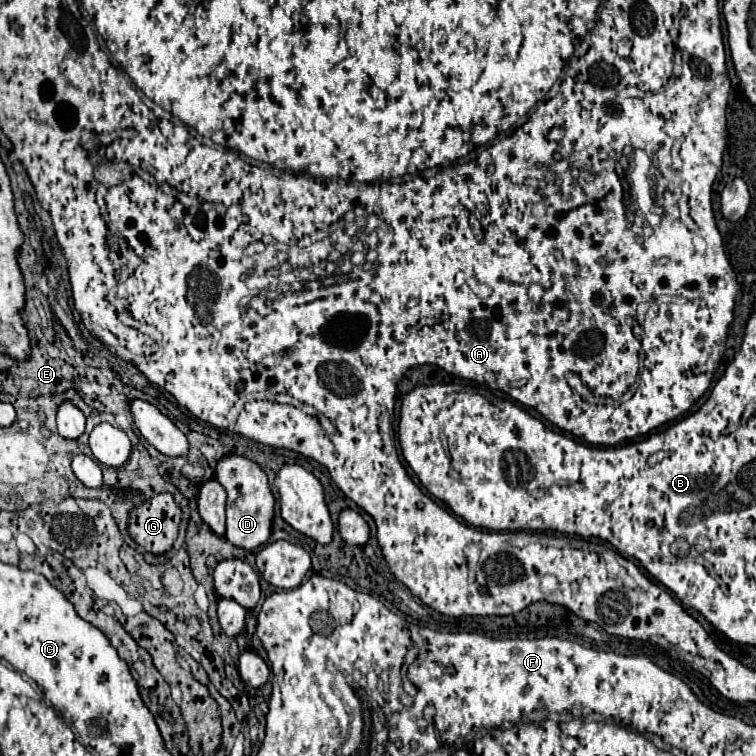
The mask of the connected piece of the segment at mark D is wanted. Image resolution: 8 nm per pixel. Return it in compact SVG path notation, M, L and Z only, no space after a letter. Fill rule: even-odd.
M230 455L230 457L224 457L218 463L218 481L226 489L227 494L226 539L232 545L242 547L242 549L256 549L256 547L264 545L270 539L270 533L272 533L272 517L274 517L274 495L272 495L272 491L268 487L266 473L256 463L252 463L250 459L240 457L240 455Z

